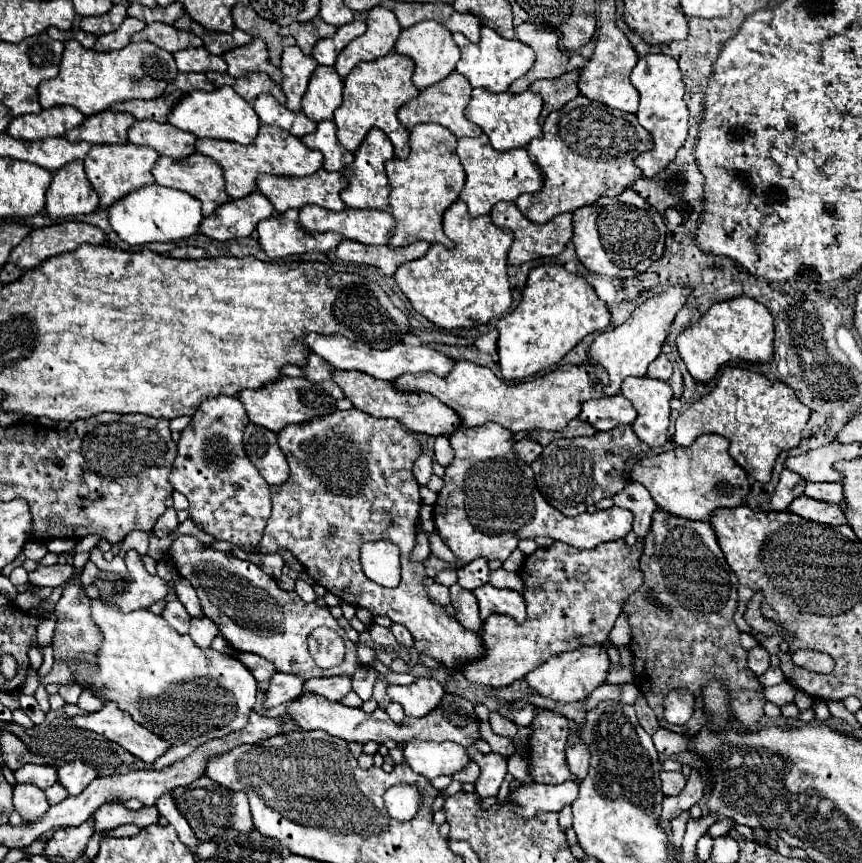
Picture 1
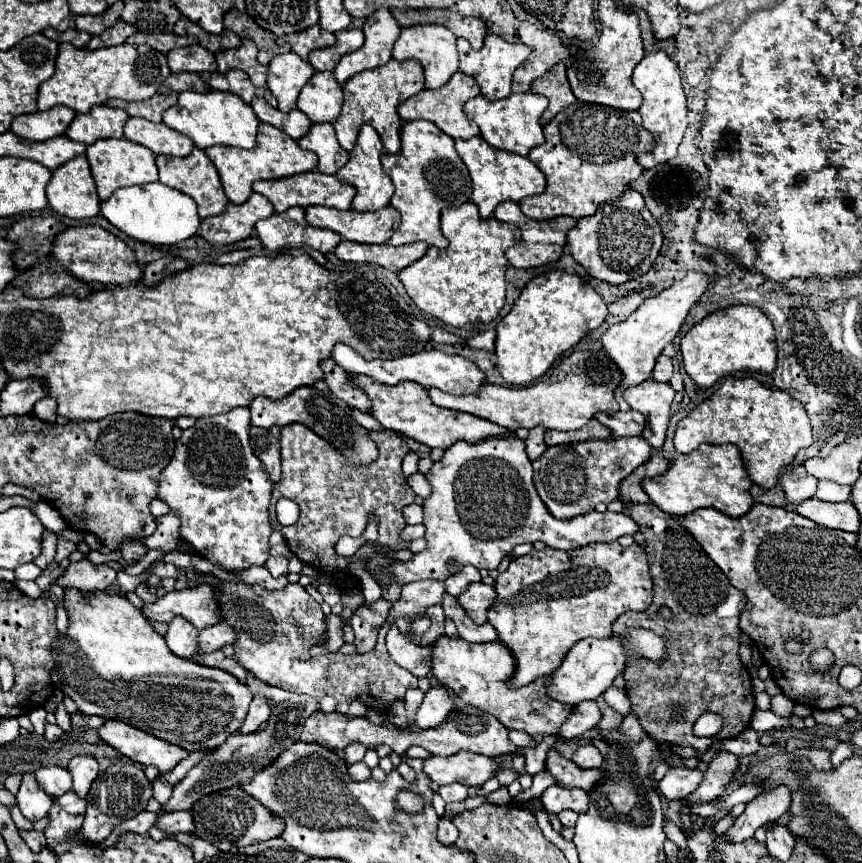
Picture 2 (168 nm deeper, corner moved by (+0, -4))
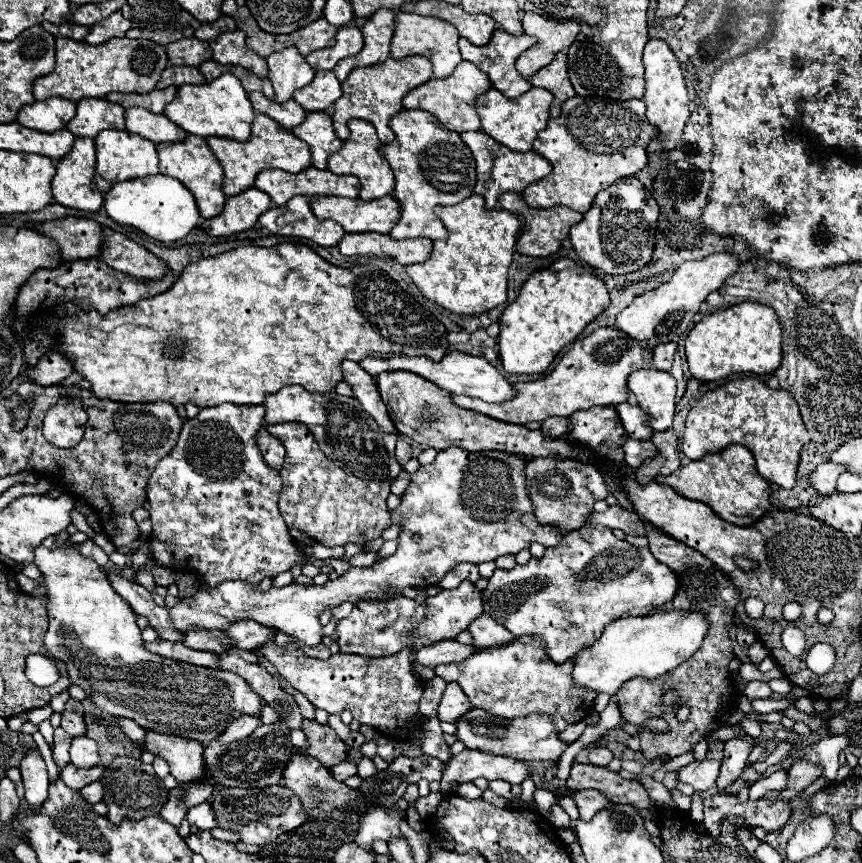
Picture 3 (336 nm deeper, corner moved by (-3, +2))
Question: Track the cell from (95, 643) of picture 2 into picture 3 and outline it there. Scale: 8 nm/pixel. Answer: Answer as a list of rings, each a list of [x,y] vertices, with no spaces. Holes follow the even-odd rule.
[[[46,546],[34,548],[34,564],[44,576],[46,588],[46,608],[48,608],[48,632],[44,644],[48,652],[68,666],[68,676],[74,684],[82,686],[88,698],[112,716],[122,716],[138,722],[144,730],[154,730],[162,734],[174,734],[182,738],[192,738],[202,744],[216,740],[232,720],[242,714],[258,716],[262,714],[262,698],[236,674],[218,668],[196,668],[190,664],[180,664],[164,656],[150,654],[144,648],[142,632],[136,626],[136,614],[124,604],[124,600],[112,590],[102,568],[92,560],[82,556],[74,548],[58,546],[50,550]]]

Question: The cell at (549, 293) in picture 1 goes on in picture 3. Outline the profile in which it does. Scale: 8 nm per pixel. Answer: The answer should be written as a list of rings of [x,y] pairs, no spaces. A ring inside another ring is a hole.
[[[559,258],[552,266],[536,270],[520,288],[518,298],[500,316],[500,360],[510,374],[542,374],[558,352],[610,304],[606,284],[570,258]]]

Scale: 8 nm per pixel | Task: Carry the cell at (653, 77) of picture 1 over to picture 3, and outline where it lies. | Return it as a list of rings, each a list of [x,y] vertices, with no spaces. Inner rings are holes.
[[[652,38],[648,40],[646,48],[644,48],[644,66],[646,66],[646,94],[644,94],[644,102],[646,102],[646,118],[660,130],[658,140],[662,142],[662,146],[656,146],[648,152],[660,152],[660,150],[672,150],[684,130],[684,124],[690,116],[690,108],[688,108],[688,92],[686,92],[686,84],[684,84],[684,76],[682,76],[682,68],[678,58],[674,56],[674,52],[670,50],[670,46],[664,40]]]

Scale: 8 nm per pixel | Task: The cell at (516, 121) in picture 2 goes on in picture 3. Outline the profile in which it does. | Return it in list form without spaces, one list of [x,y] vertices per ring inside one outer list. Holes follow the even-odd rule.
[[[490,88],[484,96],[478,98],[476,110],[478,110],[480,120],[482,120],[482,130],[488,136],[492,136],[496,142],[508,146],[510,150],[528,152],[528,150],[532,150],[532,142],[538,136],[538,132],[550,120],[552,100],[554,100],[554,96],[542,88],[530,88],[528,94],[518,96],[518,98],[506,98],[496,88]]]

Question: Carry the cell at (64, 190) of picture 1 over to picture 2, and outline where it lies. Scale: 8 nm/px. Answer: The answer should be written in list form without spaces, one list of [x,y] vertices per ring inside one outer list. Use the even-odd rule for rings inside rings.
[[[77,156],[53,172],[47,184],[47,200],[59,216],[81,220],[99,214],[101,202],[85,156]]]

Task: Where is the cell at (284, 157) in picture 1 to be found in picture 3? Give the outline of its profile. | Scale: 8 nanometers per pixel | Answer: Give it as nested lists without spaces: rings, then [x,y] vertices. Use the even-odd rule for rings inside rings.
[[[256,114],[254,122],[252,122],[252,134],[246,142],[226,140],[226,138],[218,138],[218,136],[206,138],[206,142],[212,148],[214,156],[218,158],[218,162],[224,170],[222,192],[226,196],[236,196],[236,194],[248,190],[250,186],[254,186],[256,174],[264,168],[280,168],[284,172],[296,174],[310,166],[308,146],[302,140],[296,140],[296,136],[288,134],[286,128],[280,128],[280,124],[276,124],[272,118],[268,118],[264,114]]]

